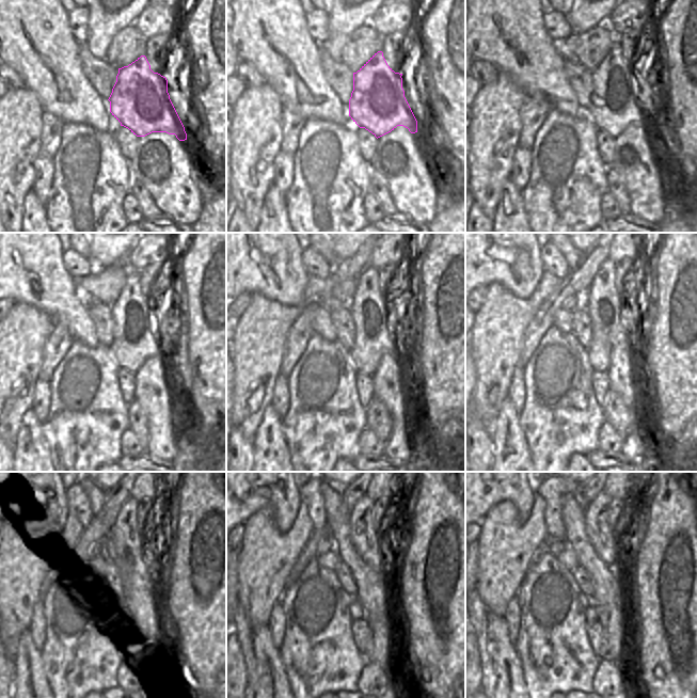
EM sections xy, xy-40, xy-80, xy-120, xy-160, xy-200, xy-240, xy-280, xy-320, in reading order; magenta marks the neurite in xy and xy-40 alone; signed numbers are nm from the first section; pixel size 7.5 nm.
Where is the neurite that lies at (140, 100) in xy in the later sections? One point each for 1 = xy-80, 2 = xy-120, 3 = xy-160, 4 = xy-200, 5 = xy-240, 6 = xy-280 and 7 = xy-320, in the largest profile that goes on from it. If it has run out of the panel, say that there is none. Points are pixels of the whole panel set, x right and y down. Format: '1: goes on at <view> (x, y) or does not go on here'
1: goes on at xy-80 (615, 102)
2: goes on at xy-120 (136, 339)
3: goes on at xy-160 (375, 336)
4: goes on at xy-200 (608, 314)
5: goes on at xy-240 (128, 544)
6: goes on at xy-280 (369, 548)
7: goes on at xy-320 (605, 544)

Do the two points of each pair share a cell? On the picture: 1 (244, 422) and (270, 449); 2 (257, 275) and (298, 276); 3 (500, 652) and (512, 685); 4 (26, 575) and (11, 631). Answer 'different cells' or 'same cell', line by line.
1: different cells
2: same cell
3: same cell
4: same cell

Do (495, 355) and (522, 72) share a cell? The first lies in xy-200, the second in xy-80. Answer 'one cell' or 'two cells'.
two cells

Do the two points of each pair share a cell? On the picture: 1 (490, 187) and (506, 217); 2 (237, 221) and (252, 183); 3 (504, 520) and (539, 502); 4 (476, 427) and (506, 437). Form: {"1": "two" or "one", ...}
{"1": "two", "2": "two", "3": "one", "4": "two"}

